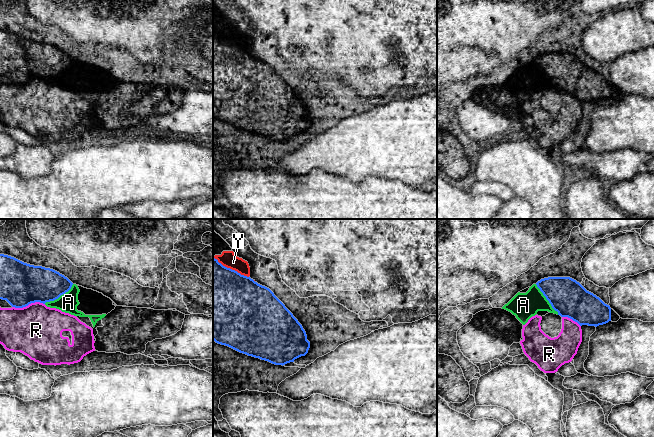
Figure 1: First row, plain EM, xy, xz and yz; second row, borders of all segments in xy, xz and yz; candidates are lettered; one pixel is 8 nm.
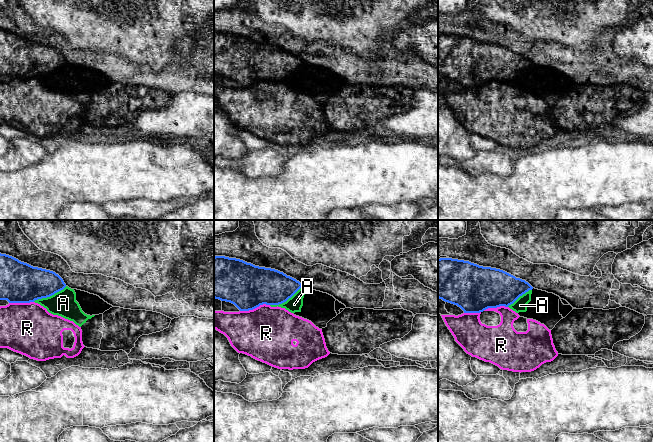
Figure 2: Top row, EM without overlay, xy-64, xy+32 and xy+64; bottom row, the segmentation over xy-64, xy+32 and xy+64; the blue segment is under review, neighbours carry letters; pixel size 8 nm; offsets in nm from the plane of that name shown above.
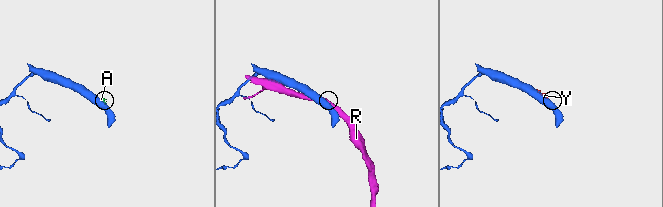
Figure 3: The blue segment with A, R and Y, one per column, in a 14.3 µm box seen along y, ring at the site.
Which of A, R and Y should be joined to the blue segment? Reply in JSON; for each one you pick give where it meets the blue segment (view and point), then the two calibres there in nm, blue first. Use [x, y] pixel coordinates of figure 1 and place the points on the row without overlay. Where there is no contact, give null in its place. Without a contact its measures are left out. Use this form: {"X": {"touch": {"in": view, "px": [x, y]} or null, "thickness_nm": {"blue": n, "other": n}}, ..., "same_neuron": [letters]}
{"same_neuron": []}

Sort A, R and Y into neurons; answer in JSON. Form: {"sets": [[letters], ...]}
{"sets": [["A", "Y"], ["R"]]}

